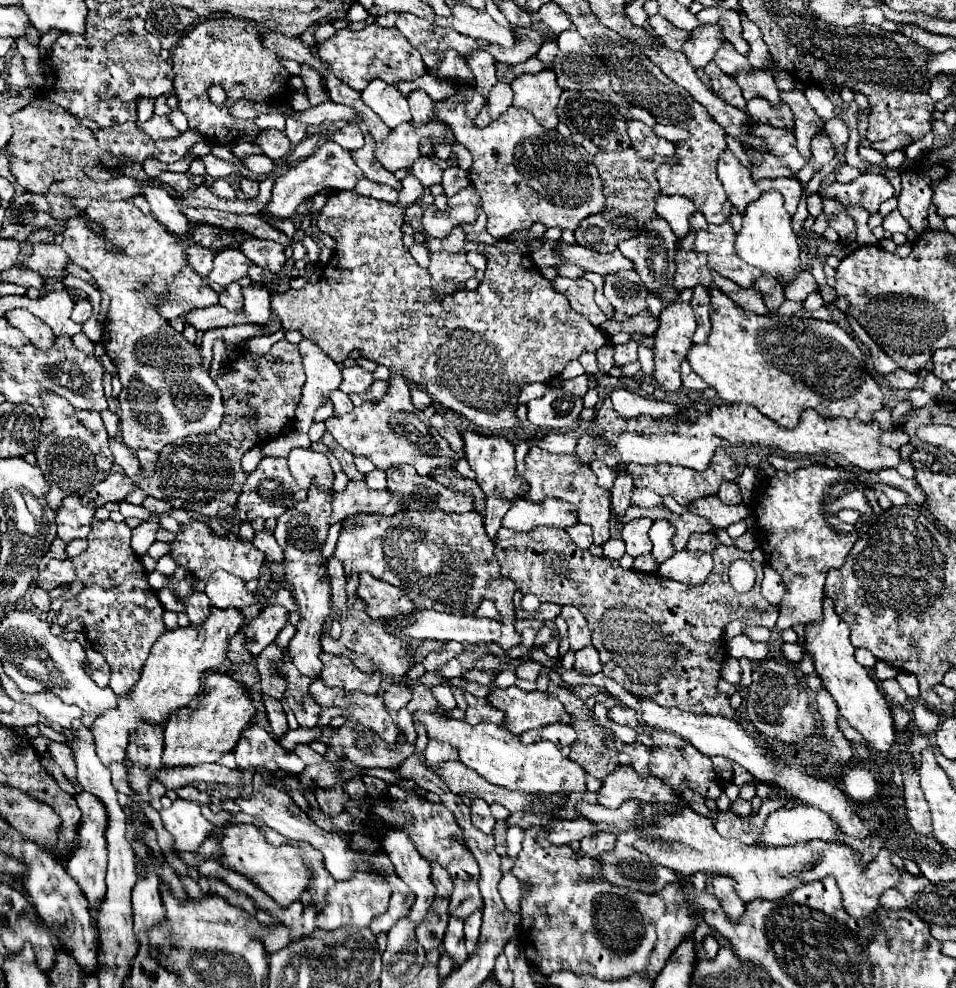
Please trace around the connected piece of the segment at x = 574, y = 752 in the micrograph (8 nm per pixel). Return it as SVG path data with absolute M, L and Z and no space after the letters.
M552 679L550 685L548 685L548 695L554 695L554 697L564 705L566 713L570 713L570 715L574 715L574 717L578 719L578 721L572 725L572 727L576 729L576 733L578 733L578 739L570 745L570 759L572 759L574 763L578 763L586 773L590 773L590 775L594 775L598 781L602 781L610 771L614 771L614 767L618 767L618 753L612 751L612 749L608 749L608 747L604 747L604 743L602 743L602 739L604 739L606 735L612 735L612 731L600 727L598 723L594 723L594 713L586 707L586 701L578 699L570 689L558 685L554 679Z

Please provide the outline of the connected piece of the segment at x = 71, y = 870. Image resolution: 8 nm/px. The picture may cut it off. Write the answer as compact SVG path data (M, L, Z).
M82 791L80 795L76 795L78 807L82 811L82 819L80 819L80 827L78 827L78 839L80 839L80 847L74 851L74 855L68 859L66 863L66 871L68 875L78 883L78 887L82 889L84 897L88 899L88 903L98 909L100 903L104 901L106 895L106 809L102 807L102 803L98 803L98 799L94 799L94 795Z

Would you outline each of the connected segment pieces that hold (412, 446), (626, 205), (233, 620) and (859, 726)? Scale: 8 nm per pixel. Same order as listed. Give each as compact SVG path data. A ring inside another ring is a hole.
M392 375L388 379L388 391L378 403L362 403L360 407L354 407L350 413L342 415L342 419L330 417L326 421L326 429L346 451L356 457L368 457L378 469L408 463L418 471L418 475L430 475L436 467L456 465L450 445L430 425L430 419L412 405L410 385L406 379L402 379L402 375Z
M632 147L624 151L614 151L614 153L600 153L594 157L594 165L600 171L602 185L604 185L604 195L606 195L606 205L604 213L596 213L586 217L580 227L574 231L574 237L578 245L594 249L598 253L612 253L618 245L618 241L624 241L642 233L646 219L652 219L654 213L654 195L658 193L658 181L654 177L654 171L664 165L664 163L674 163L676 157L672 159L652 159L652 161L642 161L638 159L636 151Z
M210 609L210 617L202 623L178 627L174 631L166 631L152 647L150 657L142 669L142 677L132 689L130 697L118 699L116 709L108 711L95 720L91 731L95 738L97 755L104 763L110 765L112 761L124 761L126 745L130 729L134 729L142 721L160 723L164 717L176 711L176 707L188 705L200 691L200 679L208 671L216 671L226 661L226 649L230 639L242 627L244 617L240 609Z
M824 599L824 619L820 623L806 625L806 649L814 657L816 673L822 679L824 689L834 697L840 707L840 715L864 737L870 749L876 749L882 755L890 753L894 745L894 717L890 713L886 697L878 691L876 683L868 675L868 671L856 663L854 645L848 639L848 625L834 611L832 601Z

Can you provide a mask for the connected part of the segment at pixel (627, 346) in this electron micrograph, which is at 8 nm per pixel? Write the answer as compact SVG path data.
M628 341L624 345L614 345L614 363L616 365L626 365L638 359L638 343L636 341Z

